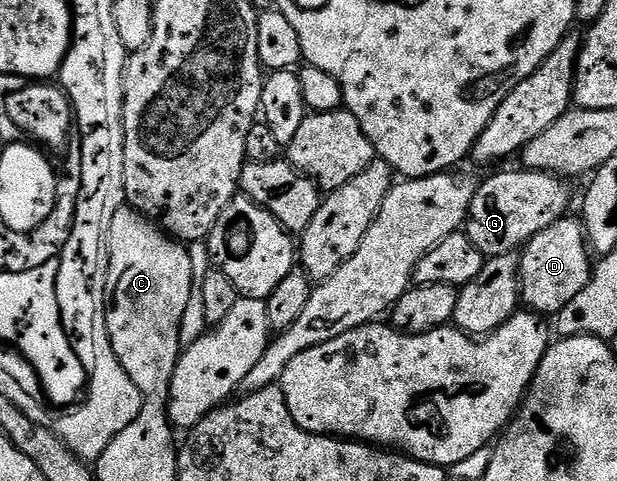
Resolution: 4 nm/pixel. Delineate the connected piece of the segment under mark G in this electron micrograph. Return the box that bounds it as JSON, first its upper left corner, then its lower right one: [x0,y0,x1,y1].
[463,169,569,257]

